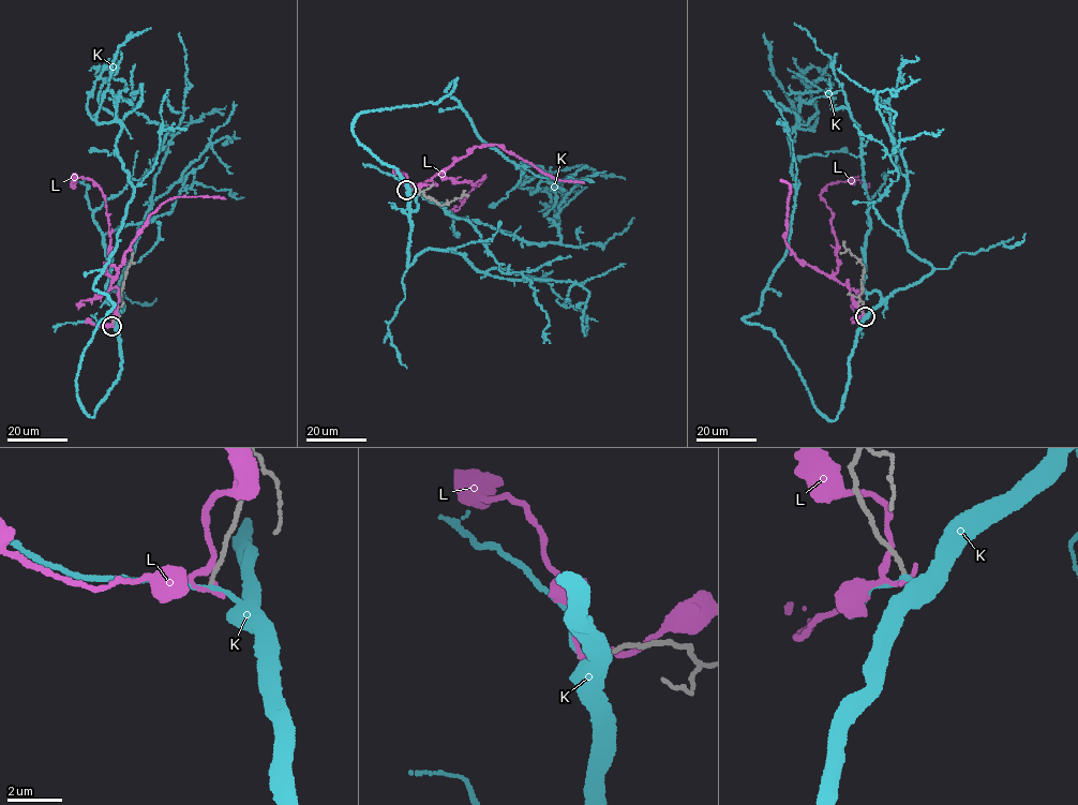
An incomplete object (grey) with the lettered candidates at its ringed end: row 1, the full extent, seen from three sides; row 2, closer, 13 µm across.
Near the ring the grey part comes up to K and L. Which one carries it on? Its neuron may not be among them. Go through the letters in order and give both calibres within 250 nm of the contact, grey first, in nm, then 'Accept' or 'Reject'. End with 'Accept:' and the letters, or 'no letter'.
K: Thickness 130 nm (grey) against 160 nm. Reject
L: Thickness 130 nm (grey) against 130 nm. Reject
Accept: no letter

